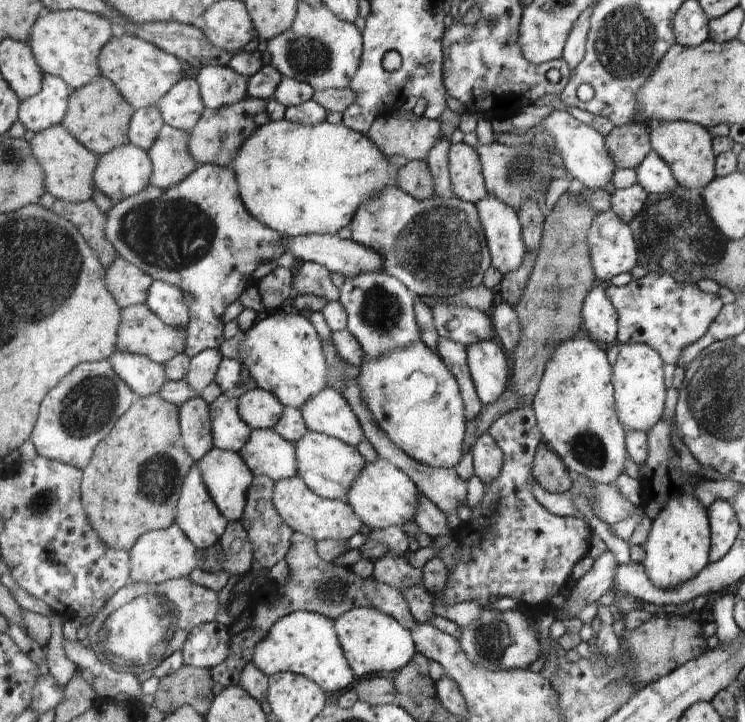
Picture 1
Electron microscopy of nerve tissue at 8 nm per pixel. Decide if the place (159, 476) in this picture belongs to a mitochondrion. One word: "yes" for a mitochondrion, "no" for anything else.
yes

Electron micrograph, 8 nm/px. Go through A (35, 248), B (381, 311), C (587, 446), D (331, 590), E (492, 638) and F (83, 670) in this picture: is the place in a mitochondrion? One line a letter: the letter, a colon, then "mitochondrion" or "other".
A: mitochondrion
B: mitochondrion
C: mitochondrion
D: mitochondrion
E: mitochondrion
F: other

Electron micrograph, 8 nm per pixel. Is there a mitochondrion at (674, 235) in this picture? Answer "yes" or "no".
yes

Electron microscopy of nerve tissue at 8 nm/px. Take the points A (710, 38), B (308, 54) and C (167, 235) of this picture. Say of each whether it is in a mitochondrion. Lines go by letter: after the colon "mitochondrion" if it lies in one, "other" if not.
A: other
B: mitochondrion
C: mitochondrion

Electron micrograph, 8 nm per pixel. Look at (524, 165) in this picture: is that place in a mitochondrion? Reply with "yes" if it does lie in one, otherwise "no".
yes

